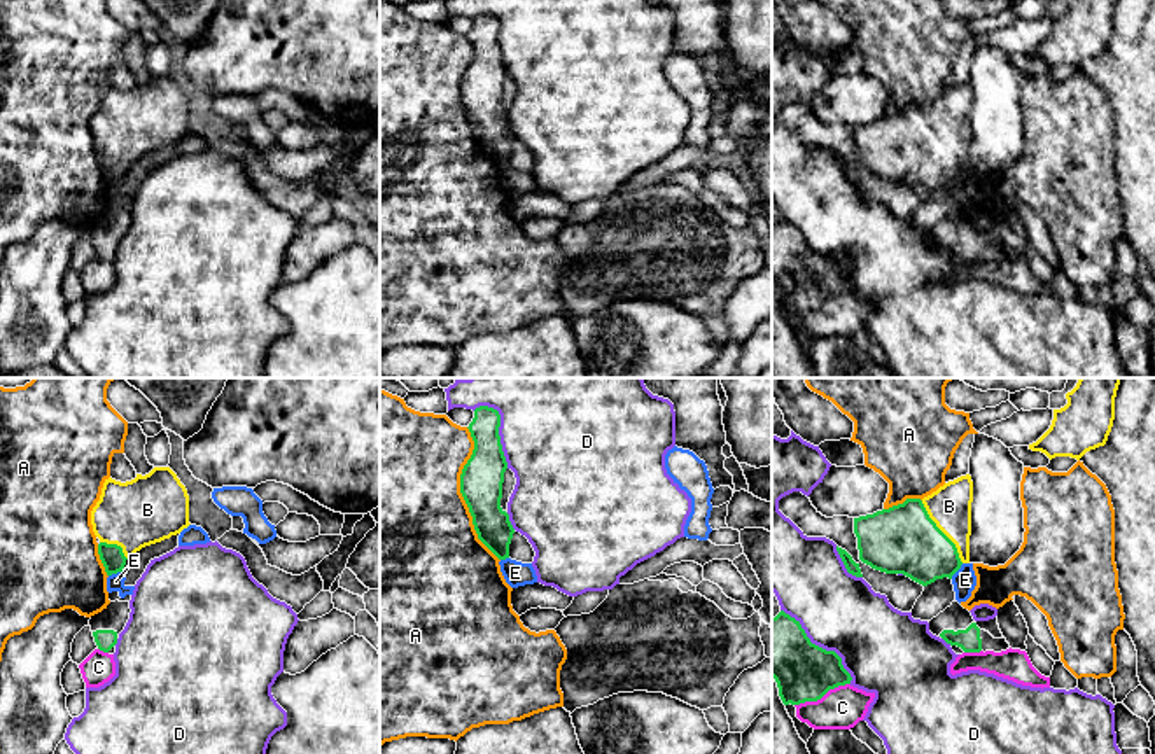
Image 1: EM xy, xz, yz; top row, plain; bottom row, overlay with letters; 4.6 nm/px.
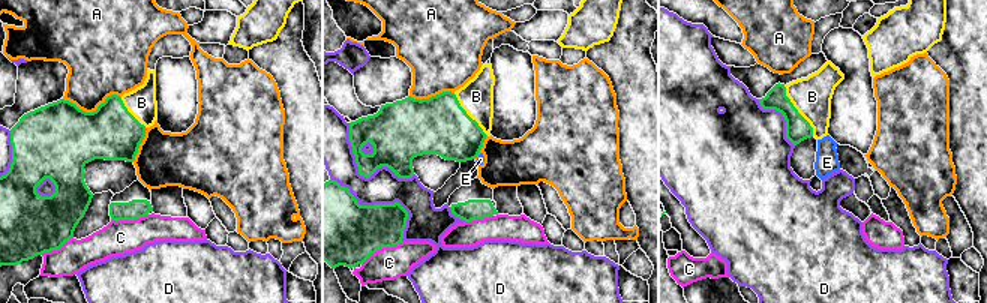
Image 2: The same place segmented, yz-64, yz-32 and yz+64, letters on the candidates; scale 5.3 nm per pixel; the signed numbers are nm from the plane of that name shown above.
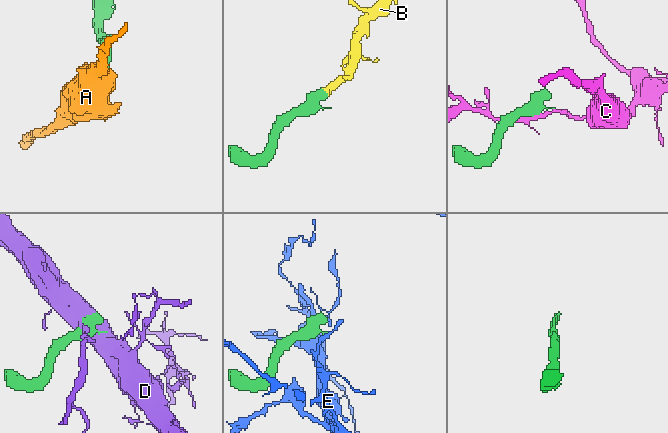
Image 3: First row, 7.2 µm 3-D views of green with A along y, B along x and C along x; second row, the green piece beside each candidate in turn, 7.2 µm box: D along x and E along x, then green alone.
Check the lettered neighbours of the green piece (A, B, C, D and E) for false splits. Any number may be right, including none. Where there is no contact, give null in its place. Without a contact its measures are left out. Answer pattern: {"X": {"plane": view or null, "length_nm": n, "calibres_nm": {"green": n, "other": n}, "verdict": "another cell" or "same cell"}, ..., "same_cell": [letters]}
{"A": {"plane": "xz", "length_nm": 650, "calibres_nm": {"green": 200, "other": 500}, "verdict": "another cell"}, "B": {"plane": "yz", "length_nm": 340, "calibres_nm": {"green": 320, "other": 190}, "verdict": "same cell"}, "C": {"plane": "yz", "length_nm": 280, "calibres_nm": {"green": 280, "other": 190}, "verdict": "another cell"}, "D": {"plane": "yz", "length_nm": 480, "calibres_nm": {"green": 280, "other": 360}, "verdict": "another cell"}, "E": {"plane": "yz", "length_nm": 90, "calibres_nm": {"green": 280, "other": 110}, "verdict": "another cell"}, "same_cell": ["B"]}

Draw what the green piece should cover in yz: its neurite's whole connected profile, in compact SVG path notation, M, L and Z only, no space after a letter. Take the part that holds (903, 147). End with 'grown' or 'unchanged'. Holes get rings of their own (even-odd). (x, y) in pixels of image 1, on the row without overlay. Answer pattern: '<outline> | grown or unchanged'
M966 82L922 108L906 107L889 117L854 126L859 168L886 182L903 182L922 194L952 187L962 171L970 171L971 110L973 89Z | grown

